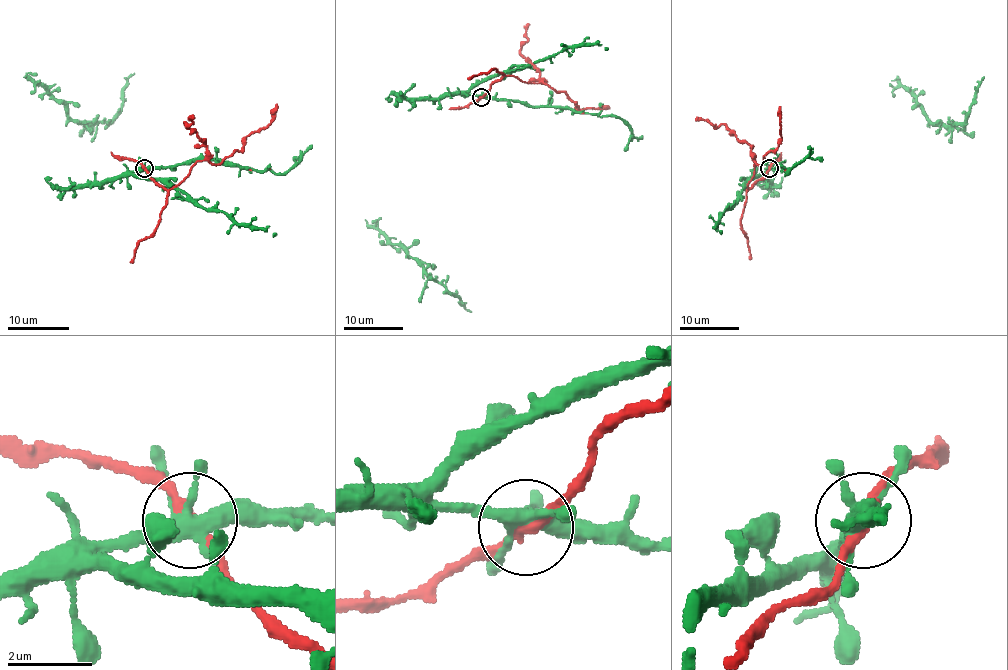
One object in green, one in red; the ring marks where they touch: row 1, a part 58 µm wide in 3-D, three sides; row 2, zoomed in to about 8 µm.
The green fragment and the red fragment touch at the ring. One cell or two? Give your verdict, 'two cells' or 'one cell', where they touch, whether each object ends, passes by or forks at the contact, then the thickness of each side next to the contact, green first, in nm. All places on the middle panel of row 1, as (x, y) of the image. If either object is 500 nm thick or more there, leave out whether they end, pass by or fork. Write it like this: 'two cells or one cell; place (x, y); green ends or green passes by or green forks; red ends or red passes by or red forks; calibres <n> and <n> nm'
one cell; place (481, 97); green forks; red passes by; calibres 360 and 240 nm

